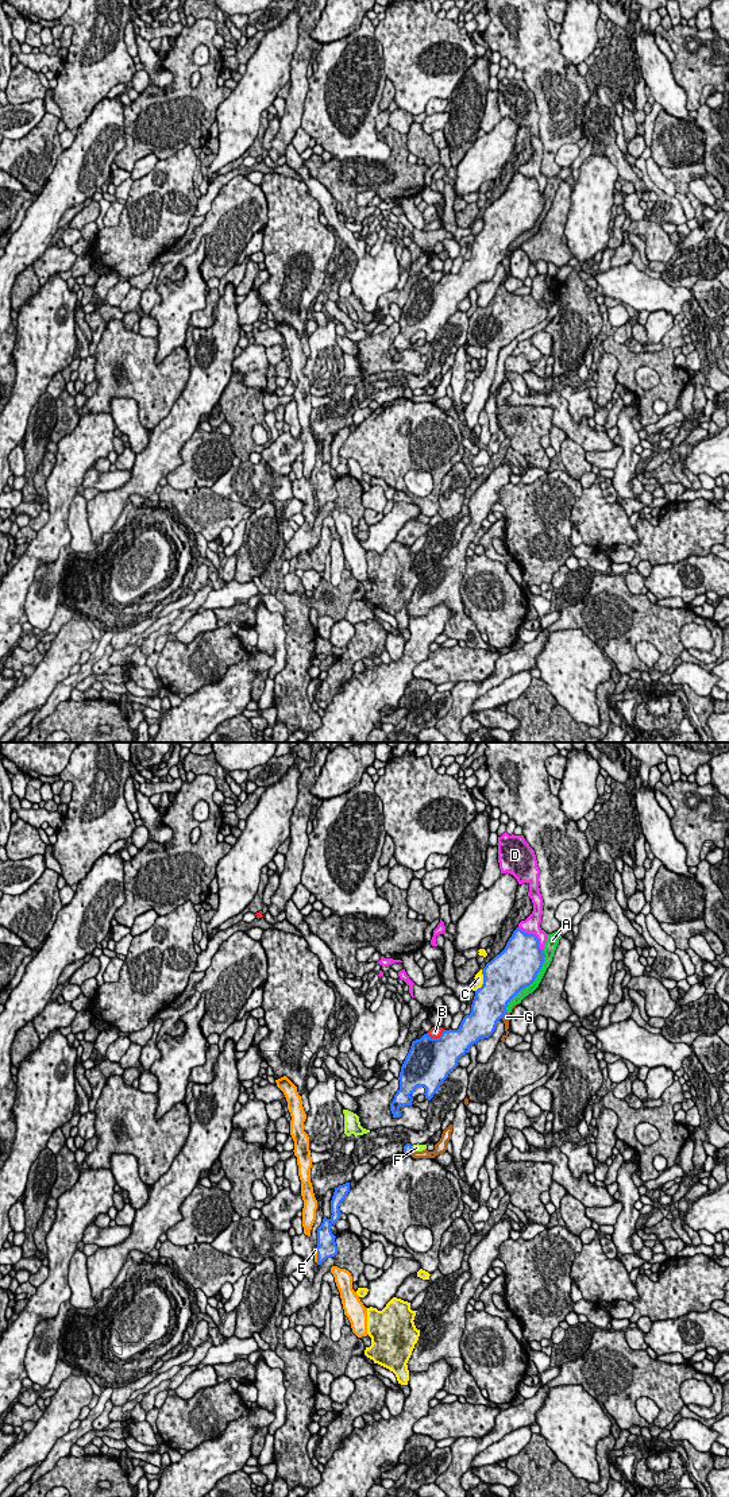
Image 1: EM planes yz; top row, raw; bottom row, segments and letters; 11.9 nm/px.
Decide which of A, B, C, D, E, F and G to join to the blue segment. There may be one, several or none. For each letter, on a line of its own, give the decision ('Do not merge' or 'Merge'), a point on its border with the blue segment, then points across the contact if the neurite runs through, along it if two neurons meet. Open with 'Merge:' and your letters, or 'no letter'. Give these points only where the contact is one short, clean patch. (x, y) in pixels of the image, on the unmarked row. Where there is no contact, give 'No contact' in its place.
Merge: no letter
A: Do not merge. Touches blue at yz (532, 226)
B: Do not merge. Touches blue at yz (435, 282)
C: Do not merge. Touches blue at yz (483, 224)
D: Do not merge. Touches blue at yz (533, 178)
E: Do not merge. Touches blue at yz (317, 501)
F: Do not merge. Touches blue at yz (412, 393). Boundary: yz (411, 390), (413, 394)
G: Do not merge. Touches blue at yz (504, 258)

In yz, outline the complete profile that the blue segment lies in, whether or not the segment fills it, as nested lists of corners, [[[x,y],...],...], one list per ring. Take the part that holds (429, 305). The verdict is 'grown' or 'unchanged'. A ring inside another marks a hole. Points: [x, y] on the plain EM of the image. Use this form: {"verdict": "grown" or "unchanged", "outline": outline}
{"verdict": "unchanged", "outline": [[[516,173],[505,193],[482,213],[483,228],[475,235],[471,256],[458,274],[444,274],[439,282],[424,278],[412,286],[401,310],[400,333],[390,347],[393,362],[401,360],[401,351],[412,350],[410,340],[417,331],[425,332],[431,344],[458,304],[470,297],[470,290],[489,282],[497,266],[506,258],[508,247],[529,231],[544,207],[544,196],[535,178]]]}

